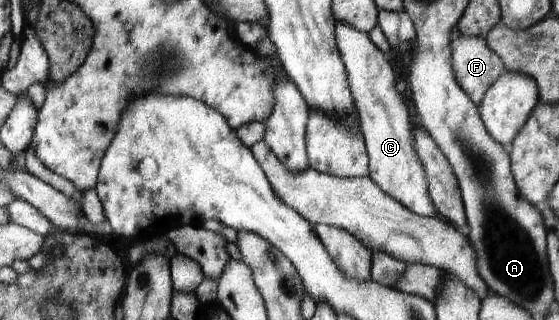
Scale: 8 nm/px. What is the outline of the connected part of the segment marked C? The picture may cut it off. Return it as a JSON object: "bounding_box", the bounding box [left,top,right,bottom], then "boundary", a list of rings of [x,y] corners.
{"bounding_box":[336,21,436,217],"boundary":[[[336,21],[336,44],[348,74],[348,86],[352,90],[354,106],[358,110],[360,130],[368,155],[369,177],[382,192],[396,199],[396,202],[422,217],[436,217],[428,194],[428,182],[424,168],[414,152],[412,123],[408,116],[405,96],[398,92],[393,68],[384,53],[374,46],[369,34],[358,32],[351,26]]]}

